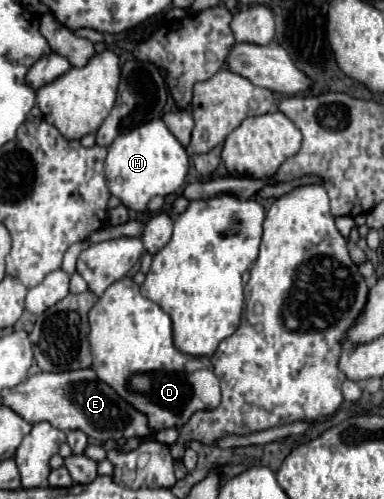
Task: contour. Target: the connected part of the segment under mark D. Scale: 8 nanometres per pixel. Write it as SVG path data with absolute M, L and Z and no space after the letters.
M122 278L92 306L90 314L92 368L120 398L148 416L150 430L184 426L196 412L220 404L220 380L208 358L194 358L174 346L172 320L140 294L132 278Z

